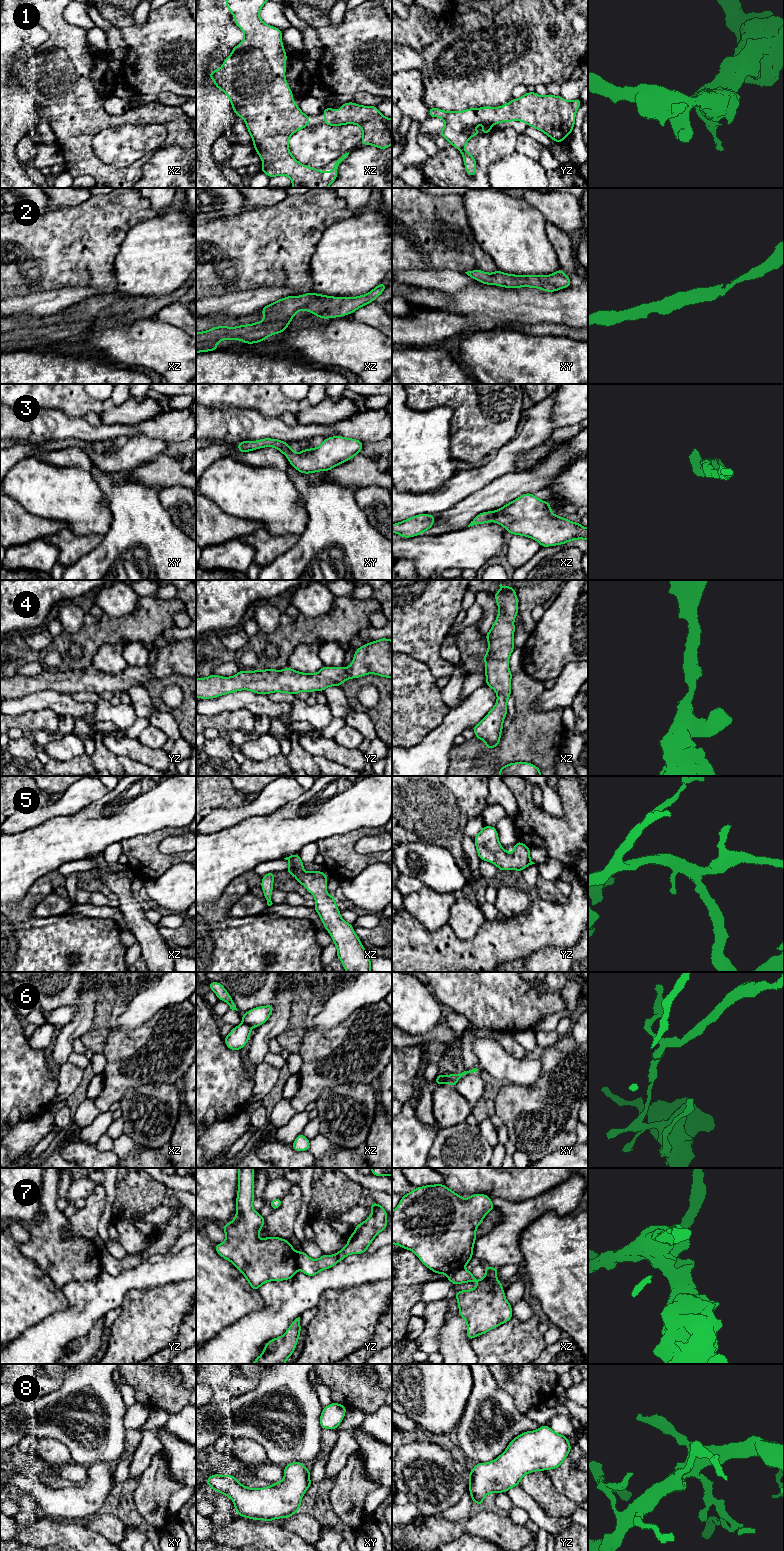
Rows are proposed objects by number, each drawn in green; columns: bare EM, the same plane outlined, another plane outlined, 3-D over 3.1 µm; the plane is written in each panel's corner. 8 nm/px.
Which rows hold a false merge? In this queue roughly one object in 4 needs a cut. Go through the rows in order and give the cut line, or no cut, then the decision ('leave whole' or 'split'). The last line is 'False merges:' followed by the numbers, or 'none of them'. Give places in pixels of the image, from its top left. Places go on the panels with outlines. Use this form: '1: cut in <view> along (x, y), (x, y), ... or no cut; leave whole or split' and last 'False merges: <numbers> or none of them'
1: no cut; leave whole
2: no cut; leave whole
3: no cut; leave whole
4: no cut; leave whole
5: no cut; leave whole
6: cut in xy along (440, 1074), (444, 1082); split
7: cut in xz along (463, 1267), (447, 1274); split
8: no cut; leave whole
False merges: 6, 7

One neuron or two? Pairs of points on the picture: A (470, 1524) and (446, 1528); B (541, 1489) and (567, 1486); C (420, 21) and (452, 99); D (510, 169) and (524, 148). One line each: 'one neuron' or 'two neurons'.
A: one neuron
B: two neurons
C: two neurons
D: two neurons

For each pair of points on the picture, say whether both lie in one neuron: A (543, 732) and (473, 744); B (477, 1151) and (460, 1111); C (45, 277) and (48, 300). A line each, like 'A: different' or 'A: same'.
A: same
B: different
C: different

